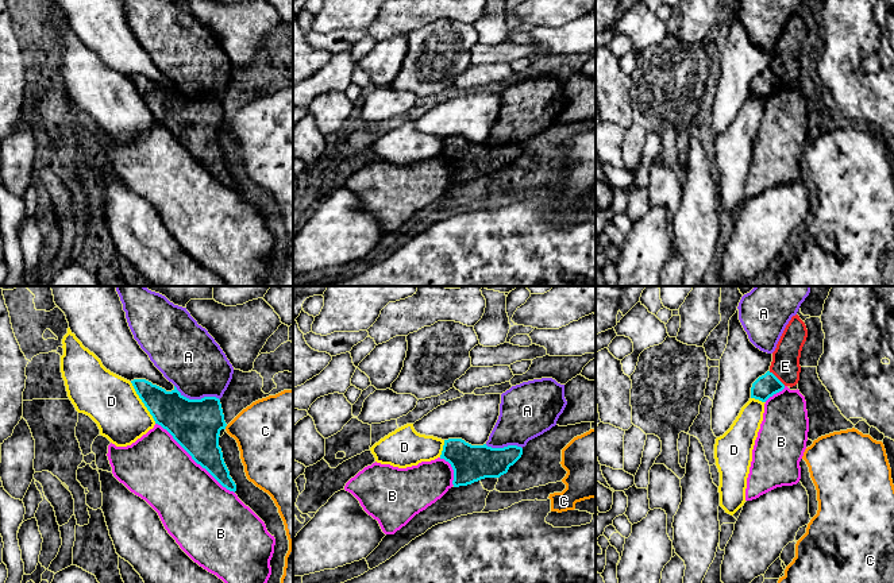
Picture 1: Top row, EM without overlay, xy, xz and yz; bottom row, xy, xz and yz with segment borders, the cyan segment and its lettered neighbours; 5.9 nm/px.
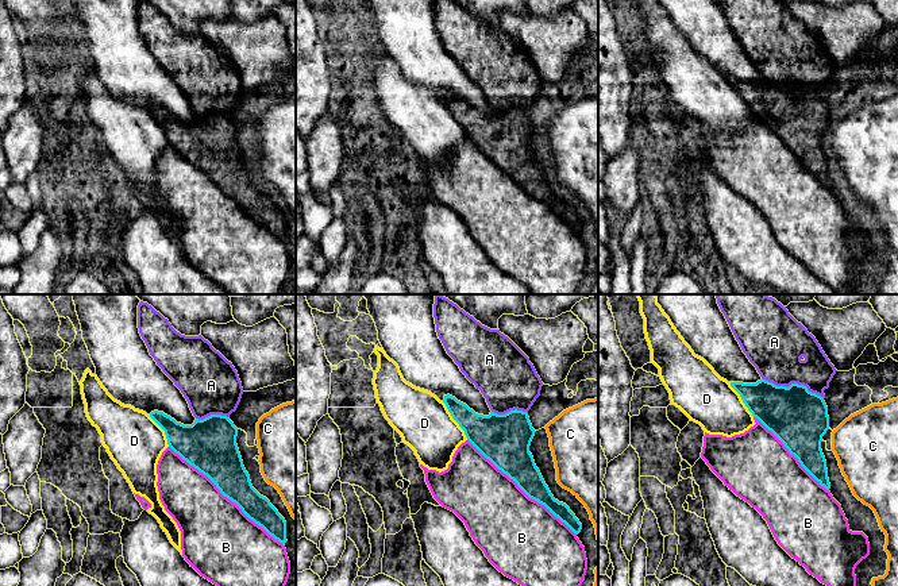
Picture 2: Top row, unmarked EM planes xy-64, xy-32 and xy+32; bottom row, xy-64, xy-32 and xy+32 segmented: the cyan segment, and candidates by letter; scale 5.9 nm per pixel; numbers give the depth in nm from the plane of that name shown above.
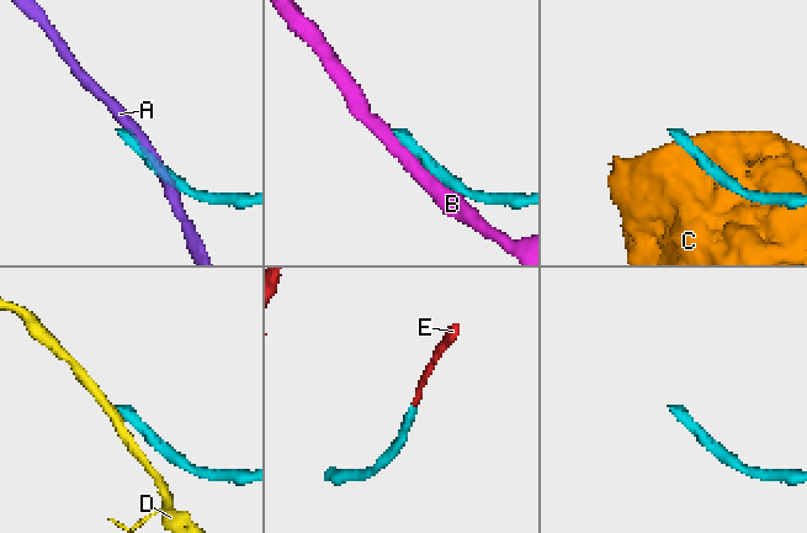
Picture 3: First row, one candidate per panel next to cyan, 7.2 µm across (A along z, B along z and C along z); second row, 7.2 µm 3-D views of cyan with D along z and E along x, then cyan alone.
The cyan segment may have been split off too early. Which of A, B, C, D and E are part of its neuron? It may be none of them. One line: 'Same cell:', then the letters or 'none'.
Same cell: E

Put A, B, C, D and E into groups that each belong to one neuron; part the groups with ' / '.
A / B / C / D / E

